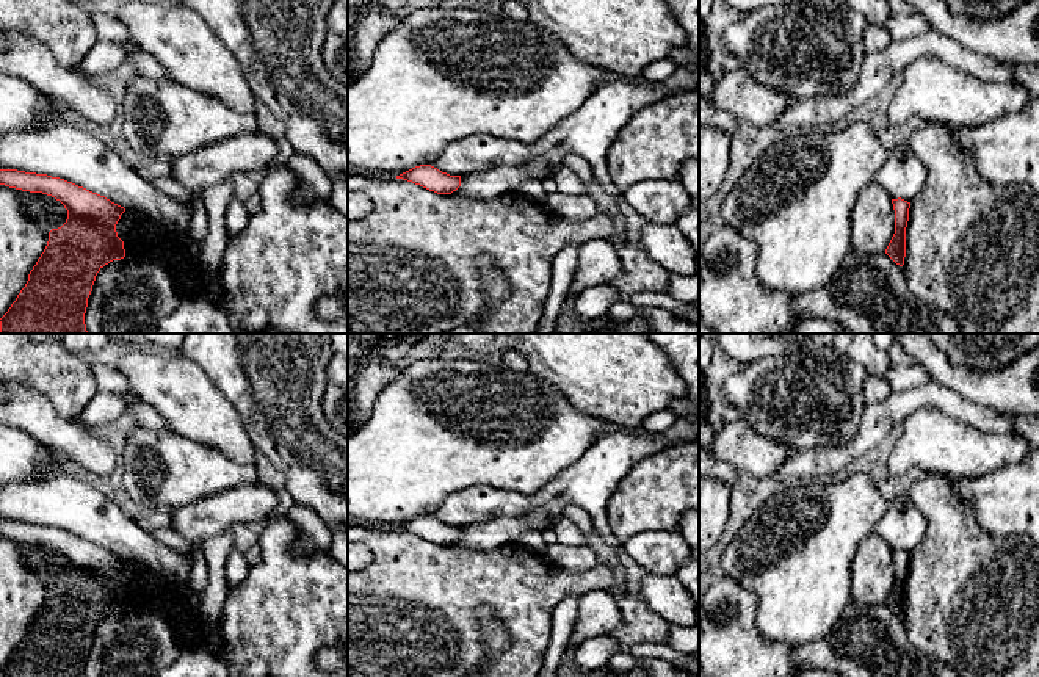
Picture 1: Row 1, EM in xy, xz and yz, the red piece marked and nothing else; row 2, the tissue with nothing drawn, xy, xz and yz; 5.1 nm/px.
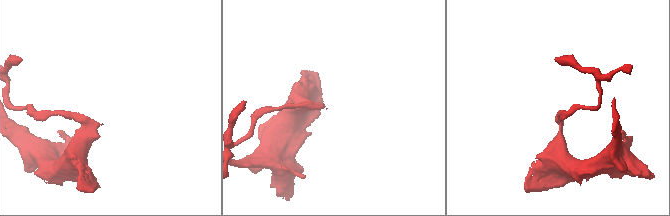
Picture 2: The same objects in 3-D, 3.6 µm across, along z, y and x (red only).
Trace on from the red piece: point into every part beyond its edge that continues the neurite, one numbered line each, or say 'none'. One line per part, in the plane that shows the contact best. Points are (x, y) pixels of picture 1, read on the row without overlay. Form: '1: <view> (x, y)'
none

